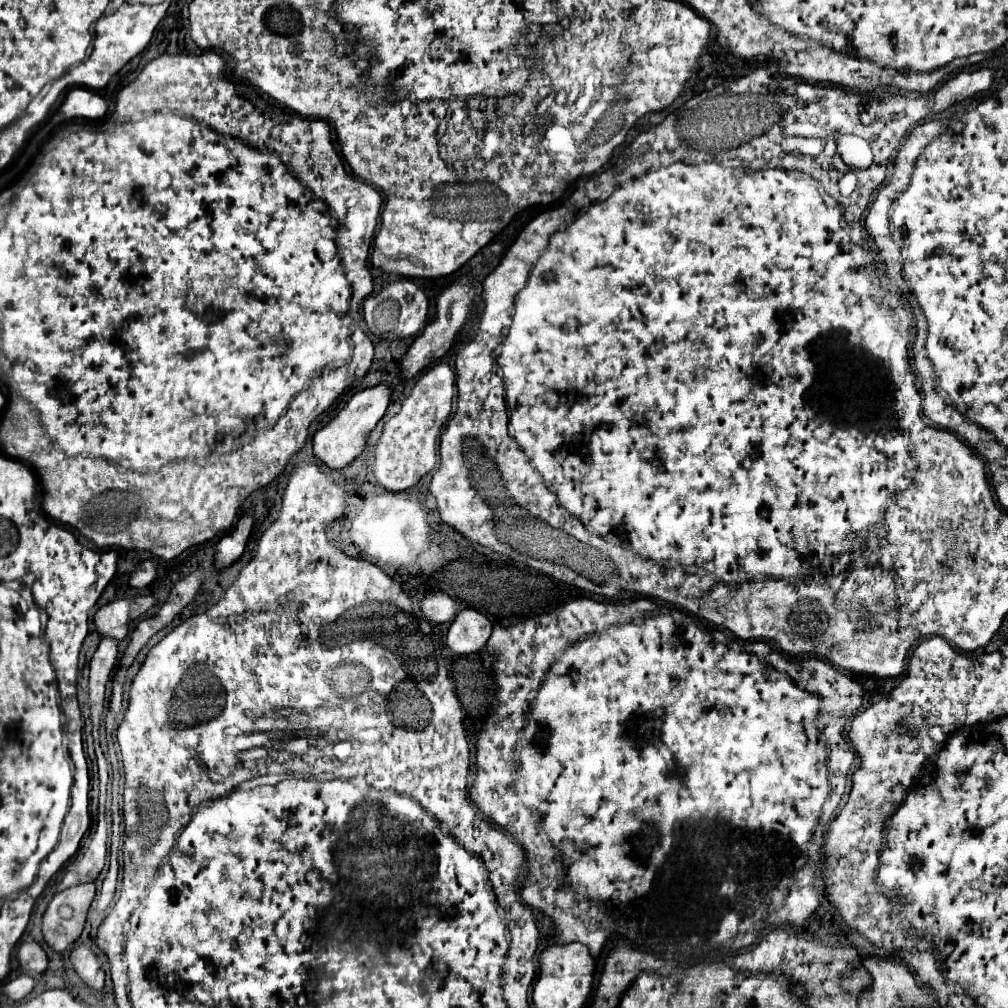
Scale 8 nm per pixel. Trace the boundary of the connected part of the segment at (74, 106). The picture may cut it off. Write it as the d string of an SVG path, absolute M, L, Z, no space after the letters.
M72 88L60 106L60 112L64 118L90 118L98 120L108 114L109 108L106 100L94 92L88 92L86 88Z

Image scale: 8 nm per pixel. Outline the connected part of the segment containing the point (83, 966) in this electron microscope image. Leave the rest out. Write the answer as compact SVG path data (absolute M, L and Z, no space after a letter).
M78 944L72 952L70 952L70 960L74 964L74 970L78 972L78 976L90 986L100 990L104 986L104 970L102 964L98 962L98 956L90 950L88 944Z

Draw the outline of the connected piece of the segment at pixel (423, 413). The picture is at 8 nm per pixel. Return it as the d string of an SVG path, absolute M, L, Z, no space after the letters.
M446 362L432 366L418 378L400 412L384 424L374 452L374 478L388 492L402 492L414 486L436 464L436 438L448 420L454 396L454 372Z

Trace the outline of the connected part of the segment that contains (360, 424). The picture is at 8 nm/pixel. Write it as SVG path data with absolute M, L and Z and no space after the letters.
M378 384L378 386L370 386L366 390L362 390L360 394L354 394L346 406L338 412L336 418L332 418L324 428L320 428L314 434L314 454L318 460L322 460L324 464L328 464L330 468L344 468L346 464L350 464L362 450L366 444L366 436L374 430L374 426L378 424L378 420L384 416L388 404L390 404L390 396L392 396L392 384Z

